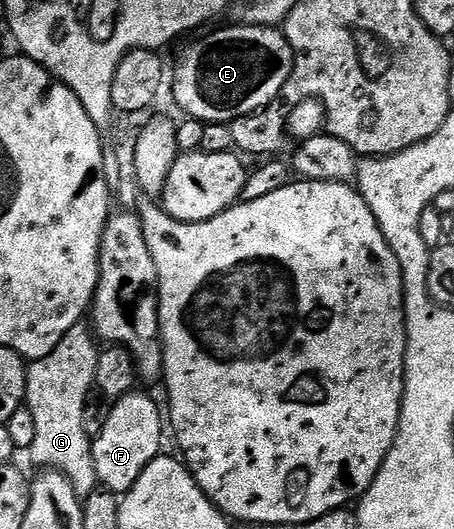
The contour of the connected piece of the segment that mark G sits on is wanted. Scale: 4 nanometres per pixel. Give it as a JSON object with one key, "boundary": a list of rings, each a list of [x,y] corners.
{"boundary":[[[87,324],[75,325],[66,331],[62,343],[58,343],[50,355],[31,362],[26,369],[26,406],[34,421],[34,441],[30,450],[32,461],[36,465],[45,465],[45,470],[61,473],[78,495],[95,493],[98,489],[92,437],[84,426],[84,404],[88,401],[88,392],[93,392],[96,364],[100,358],[96,345],[97,338]]]}

